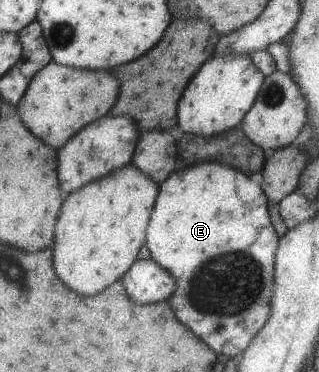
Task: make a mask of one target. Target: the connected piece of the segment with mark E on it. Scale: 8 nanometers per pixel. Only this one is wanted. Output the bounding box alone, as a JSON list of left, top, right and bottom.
[145,162,278,355]

